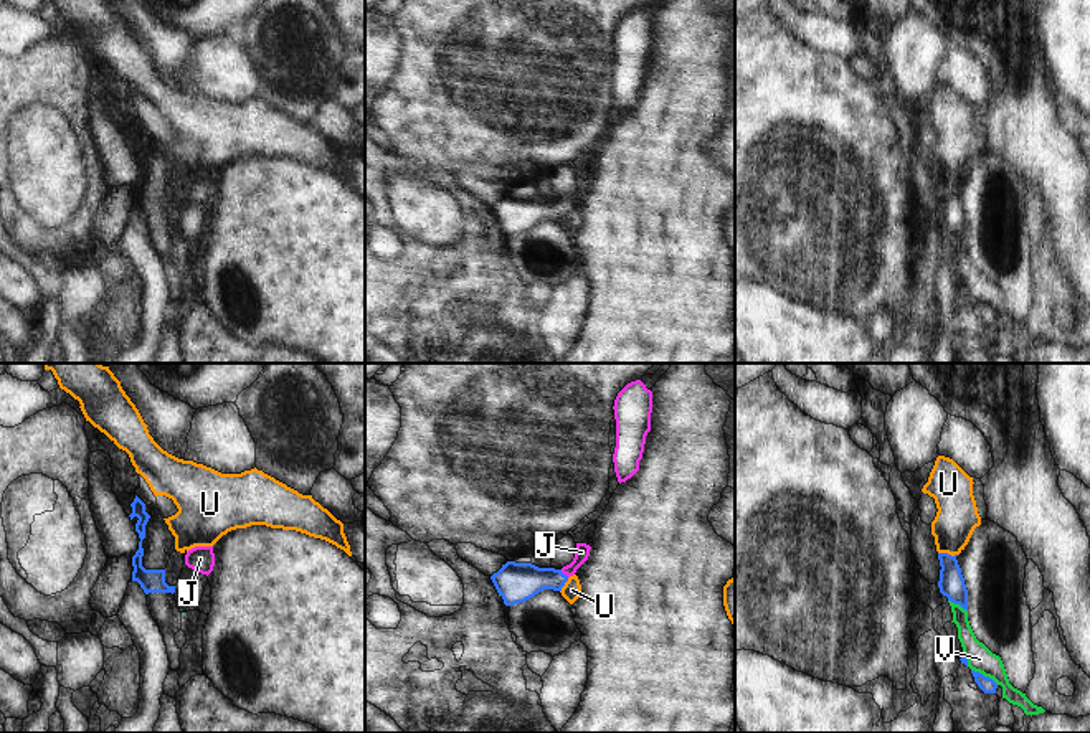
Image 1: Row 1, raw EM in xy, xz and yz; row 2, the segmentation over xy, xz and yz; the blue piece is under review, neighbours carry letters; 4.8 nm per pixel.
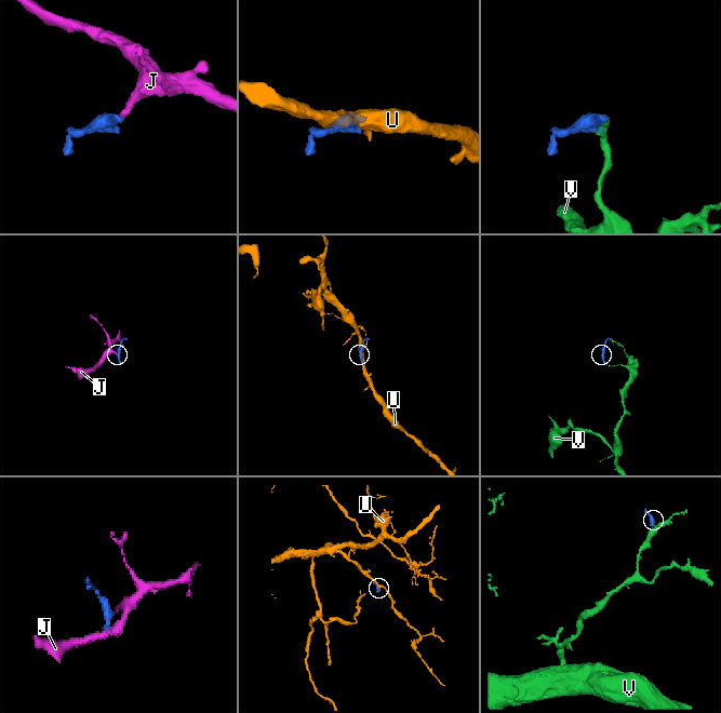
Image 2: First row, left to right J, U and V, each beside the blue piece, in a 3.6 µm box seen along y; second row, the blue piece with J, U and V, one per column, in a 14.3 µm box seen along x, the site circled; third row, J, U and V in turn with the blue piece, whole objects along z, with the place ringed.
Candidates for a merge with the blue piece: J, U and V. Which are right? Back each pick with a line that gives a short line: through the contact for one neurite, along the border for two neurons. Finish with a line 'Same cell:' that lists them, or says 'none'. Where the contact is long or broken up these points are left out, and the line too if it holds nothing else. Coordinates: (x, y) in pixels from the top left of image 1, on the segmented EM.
J: xz (516, 583), (565, 575), (580, 558), (582, 552)
Same cell: J

